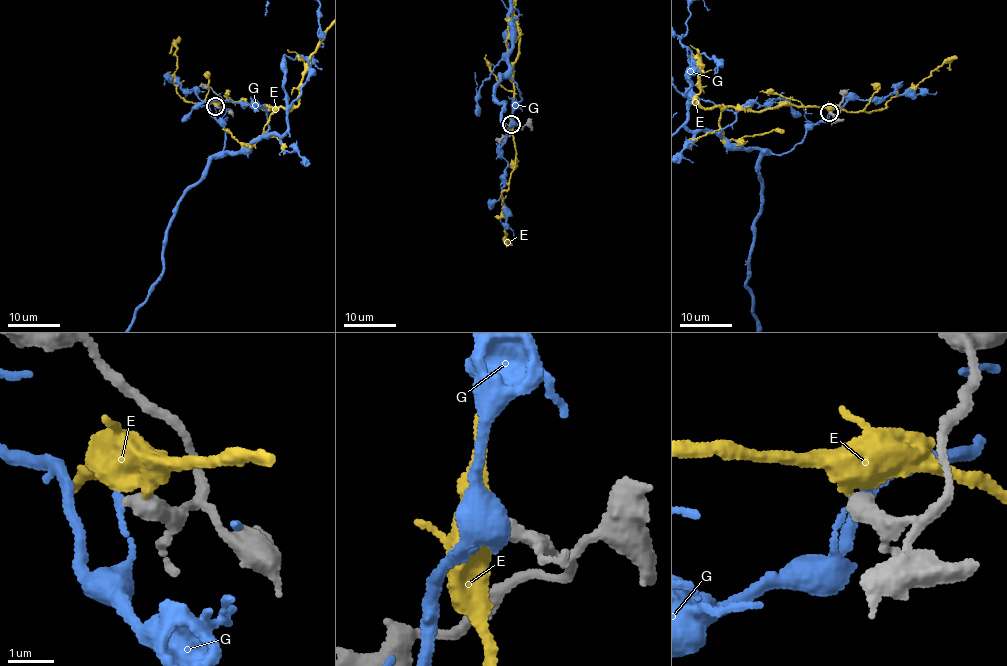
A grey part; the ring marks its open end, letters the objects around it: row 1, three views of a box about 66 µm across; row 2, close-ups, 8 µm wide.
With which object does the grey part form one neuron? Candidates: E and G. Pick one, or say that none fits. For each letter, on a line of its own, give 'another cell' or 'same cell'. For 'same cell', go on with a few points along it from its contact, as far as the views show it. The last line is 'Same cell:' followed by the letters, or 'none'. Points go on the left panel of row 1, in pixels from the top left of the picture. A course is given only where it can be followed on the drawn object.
E: another cell
G: another cell
Same cell: none

